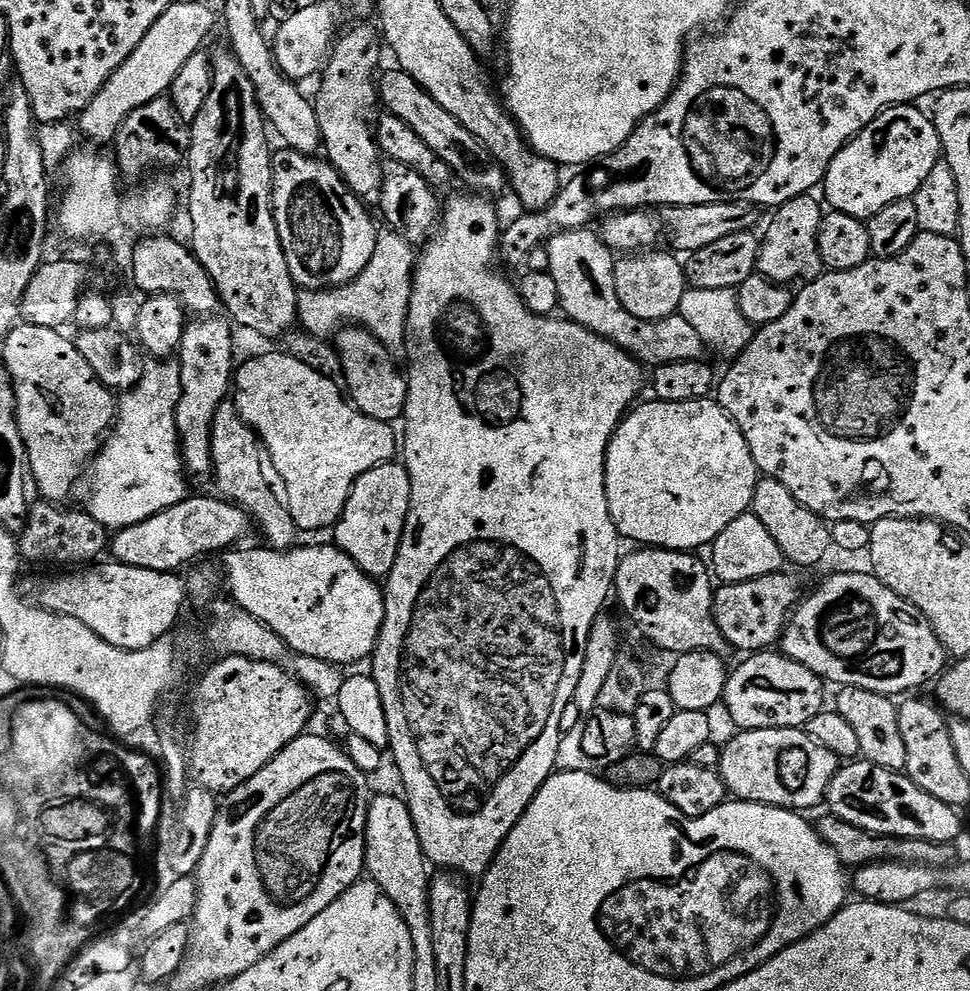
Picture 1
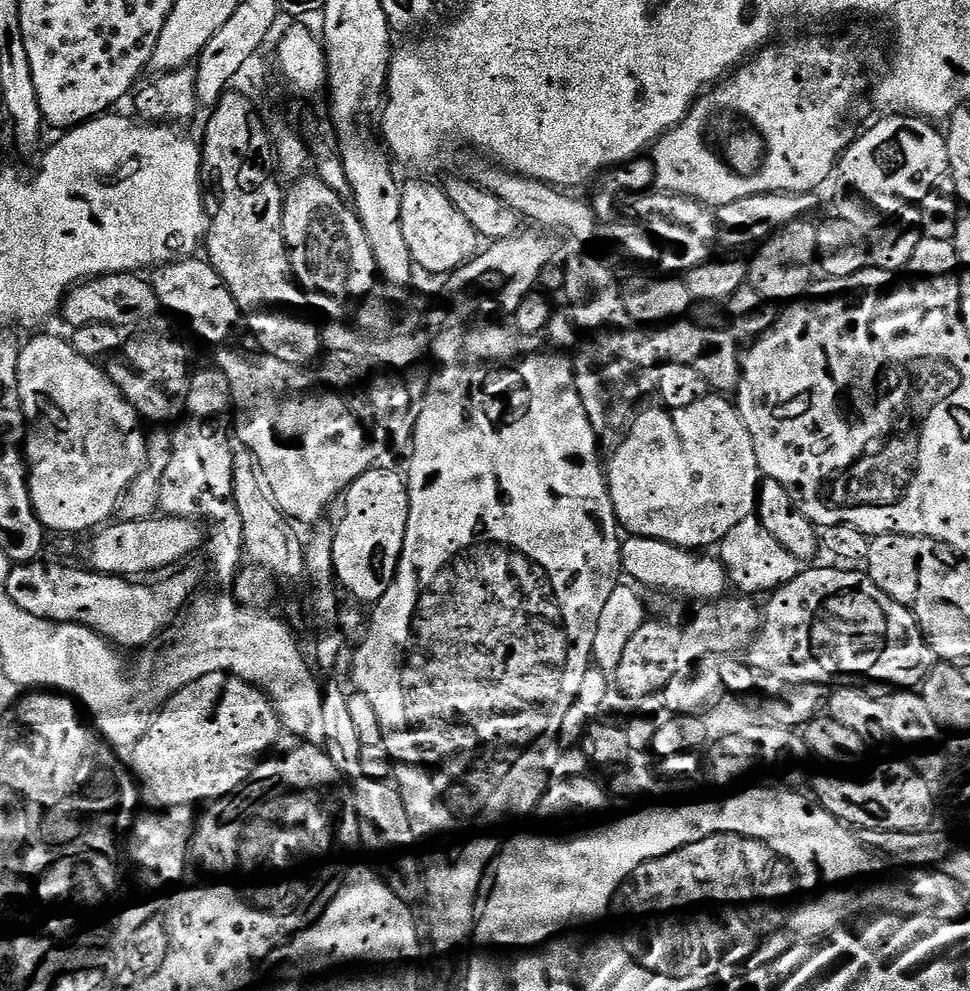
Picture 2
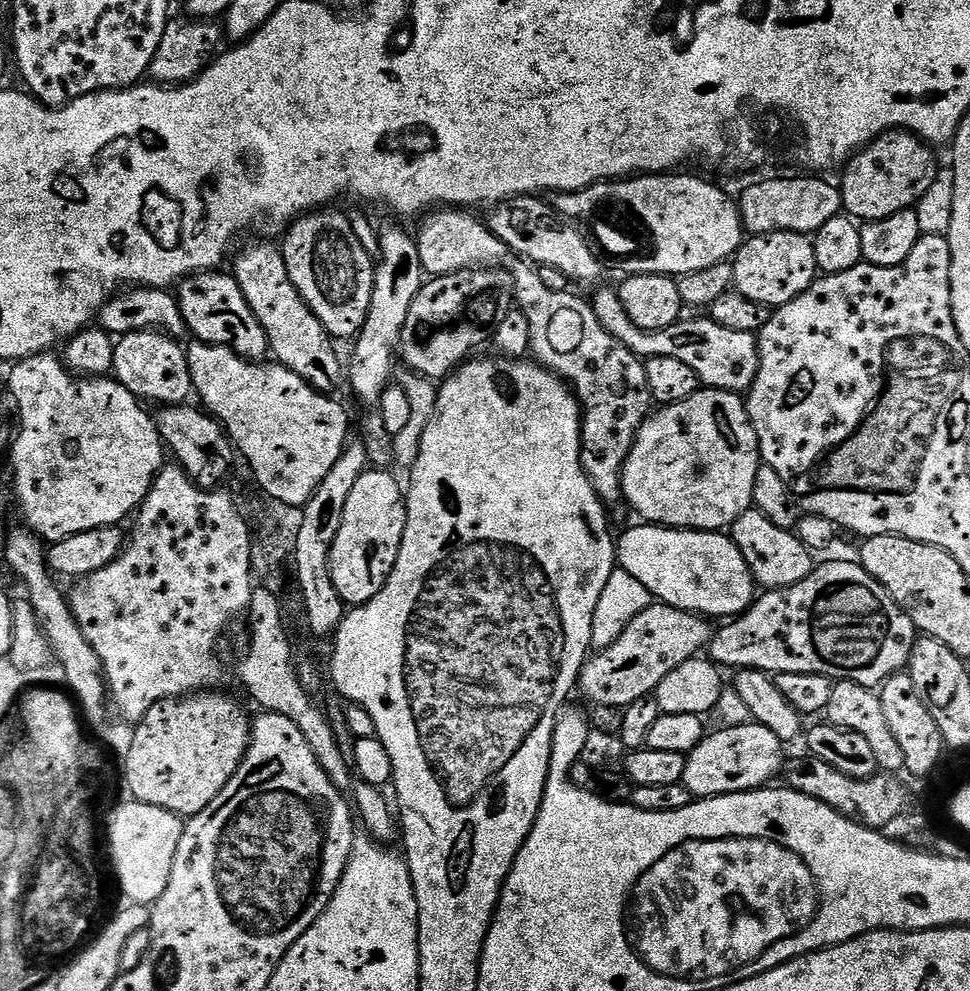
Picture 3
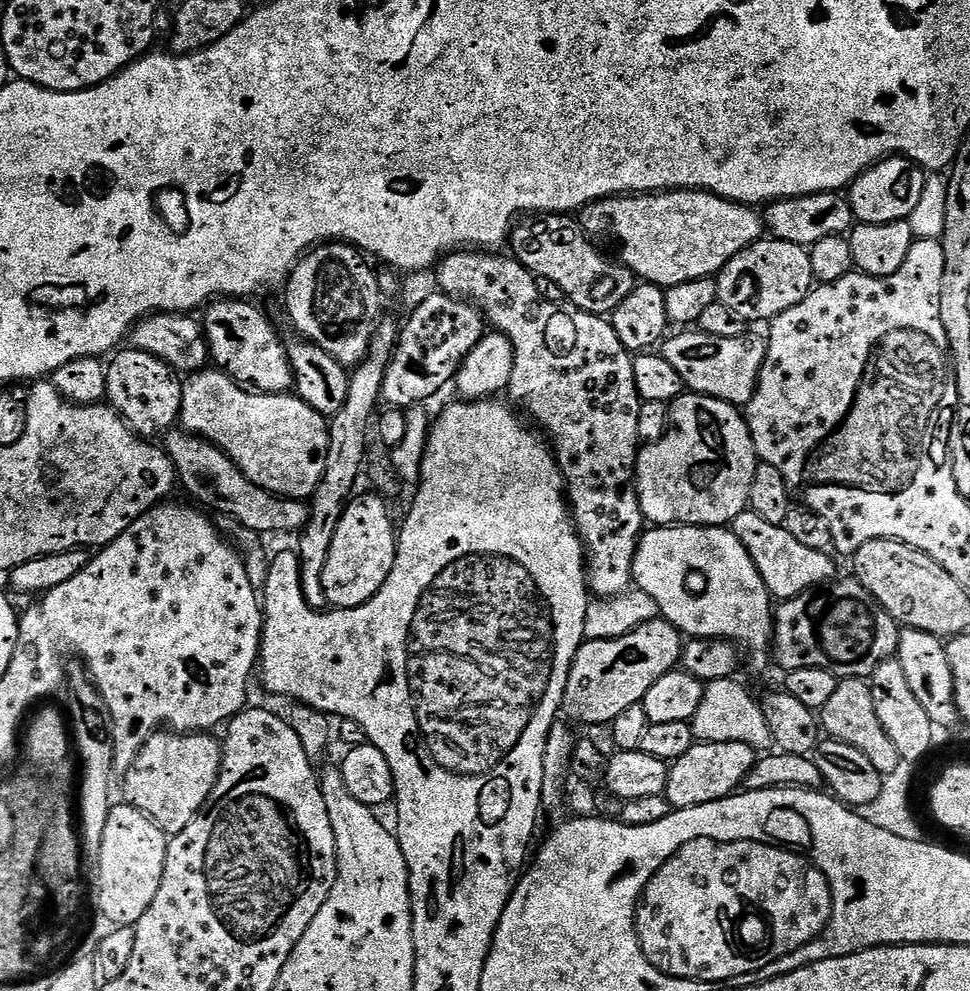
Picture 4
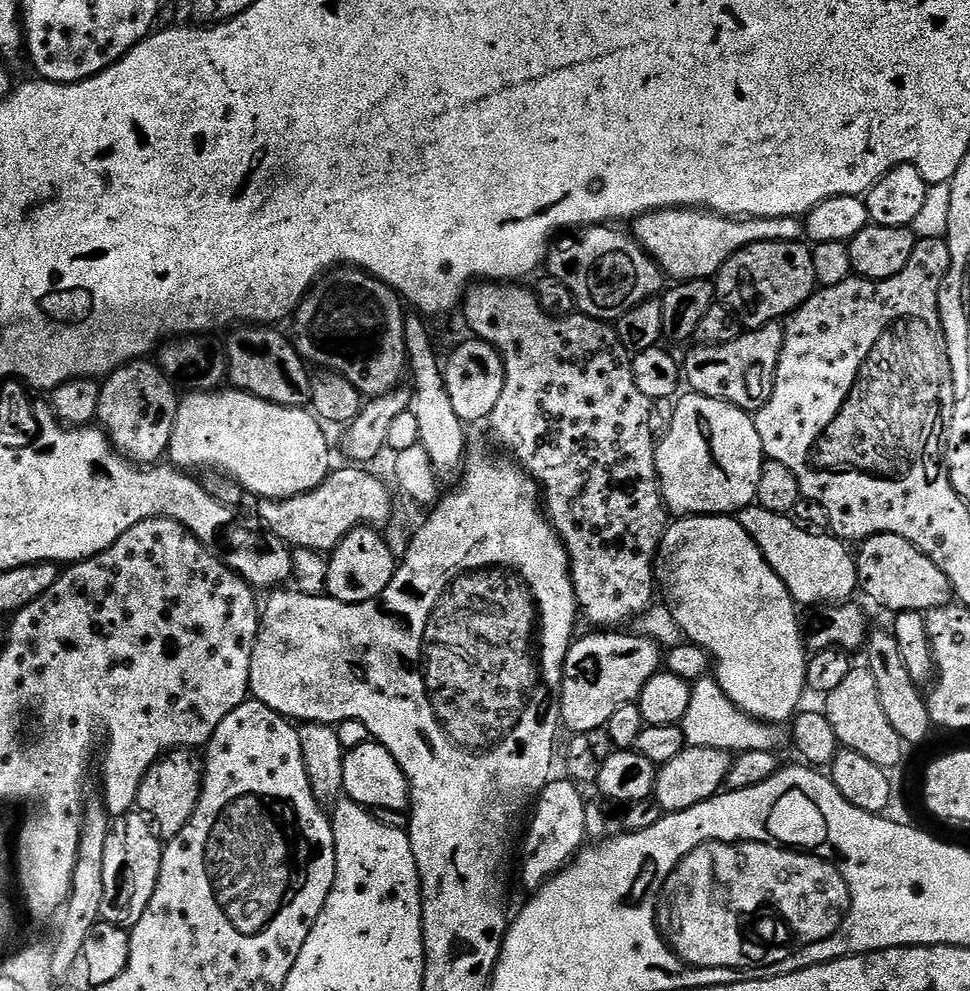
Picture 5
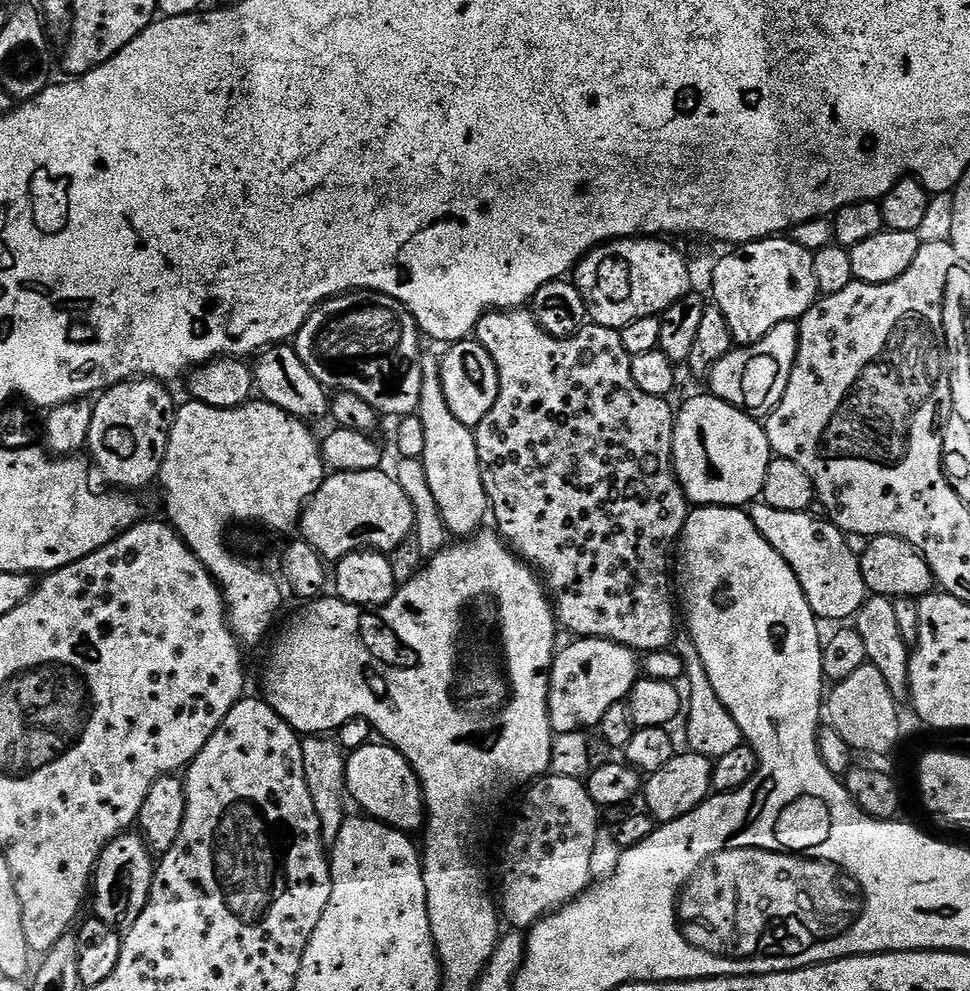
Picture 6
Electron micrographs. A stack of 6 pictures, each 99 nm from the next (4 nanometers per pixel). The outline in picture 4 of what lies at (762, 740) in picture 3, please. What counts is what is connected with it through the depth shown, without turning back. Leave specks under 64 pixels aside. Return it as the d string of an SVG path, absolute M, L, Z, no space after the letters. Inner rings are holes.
M740 741L697 743L696 747L686 750L686 754L671 765L667 795L678 806L719 805L723 797L733 795L736 787L739 789L743 785L753 763L754 749Z

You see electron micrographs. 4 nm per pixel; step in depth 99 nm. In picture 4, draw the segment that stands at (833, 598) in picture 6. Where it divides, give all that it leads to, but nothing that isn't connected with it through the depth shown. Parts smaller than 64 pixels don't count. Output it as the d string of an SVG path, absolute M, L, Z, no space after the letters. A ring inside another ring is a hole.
M745 510L738 514L730 528L740 539L742 546L746 546L750 558L754 558L768 591L777 601L783 602L800 596L803 592L815 590L837 575L836 564L828 557L830 555L827 551L802 545L788 532L787 527L766 522L766 518L762 518L757 512Z

